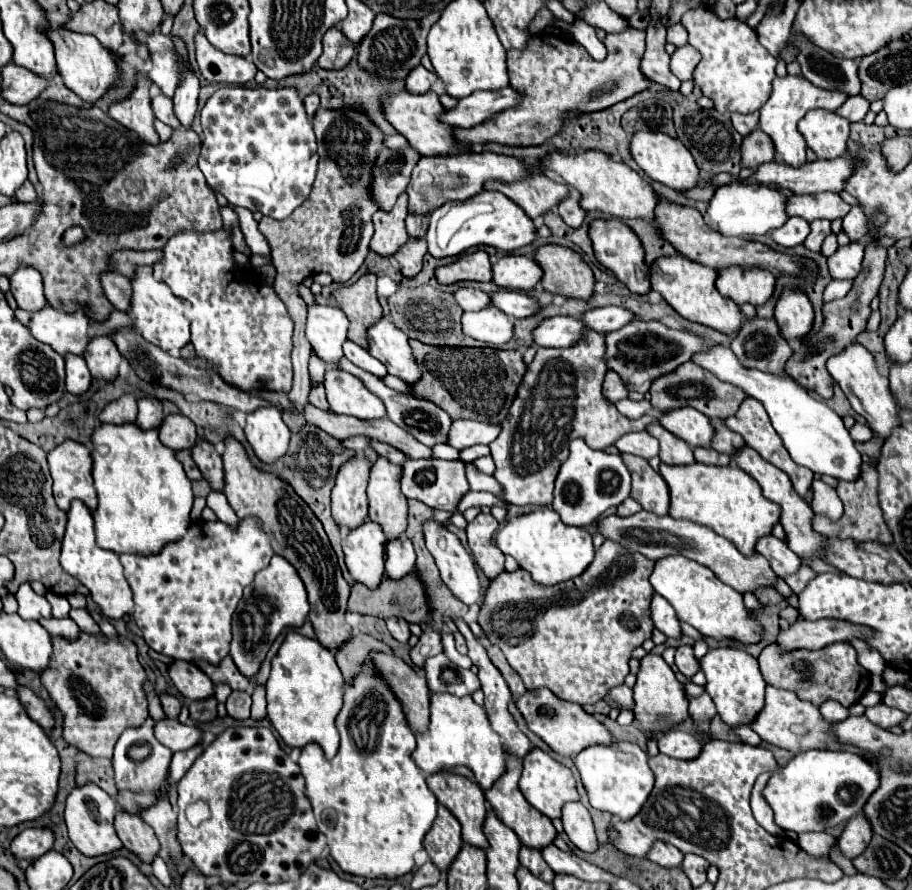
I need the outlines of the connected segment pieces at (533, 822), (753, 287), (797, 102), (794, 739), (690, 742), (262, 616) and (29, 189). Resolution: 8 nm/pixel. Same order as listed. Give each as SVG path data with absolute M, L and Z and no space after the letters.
M512 754L508 758L510 760L508 760L506 774L502 778L498 778L498 782L486 792L486 800L492 808L492 812L500 818L500 822L504 822L508 828L512 828L518 834L518 838L524 846L530 846L534 850L542 850L544 846L550 846L554 842L558 832L554 830L552 822L544 814L540 814L534 806L530 806L526 802L526 798L522 796L522 792L518 788L518 780L520 780L520 774L522 774L522 760L512 756Z
M726 268L718 272L716 288L722 296L734 300L738 306L752 304L762 306L768 298L772 298L776 286L776 278L768 270L754 268Z
M786 74L784 78L776 76L772 82L774 90L770 94L770 100L760 108L760 130L764 130L772 142L780 158L790 164L790 166L800 166L806 162L806 142L802 134L798 134L798 122L804 118L808 110L814 108L826 108L826 110L836 110L844 104L846 94L838 94L838 90L818 90L818 86L810 84L810 80L802 76L790 76Z
M766 686L766 706L764 706L764 710L758 712L758 718L754 718L754 722L750 726L764 742L792 750L794 754L812 750L812 748L828 748L828 750L856 752L856 754L872 760L872 756L868 756L866 752L862 752L854 746L840 746L834 738L830 738L832 736L830 724L826 724L826 720L822 718L822 714L818 712L818 708L814 704L800 700L794 692L786 692L786 690L774 688L774 686Z
M668 730L662 732L658 740L658 748L662 754L672 756L672 758L696 758L702 744L696 742L688 732L682 730Z
M272 556L272 562L260 570L250 586L244 588L242 602L238 604L234 616L232 616L232 644L230 644L230 656L238 670L244 676L254 676L258 668L262 666L262 660L272 646L272 642L278 638L278 634L286 626L302 626L308 616L308 598L306 588L302 586L302 580L298 578L298 572L286 558Z
M26 180L18 190L16 190L16 196L14 196L18 202L32 202L32 200L36 200L38 196L36 196L36 190L34 190L34 186Z

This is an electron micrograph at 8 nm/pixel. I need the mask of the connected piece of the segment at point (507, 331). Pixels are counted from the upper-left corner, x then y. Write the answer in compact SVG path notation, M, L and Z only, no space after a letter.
M486 306L486 310L464 312L462 330L474 340L500 346L512 338L512 318L494 306Z

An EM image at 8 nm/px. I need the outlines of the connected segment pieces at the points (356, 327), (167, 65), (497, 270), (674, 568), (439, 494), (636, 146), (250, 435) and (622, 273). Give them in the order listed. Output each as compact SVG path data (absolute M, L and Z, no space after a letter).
M368 272L352 286L344 286L332 292L338 308L350 320L348 338L364 348L366 346L366 330L382 316L382 306L376 298L376 274Z
M154 30L154 34L146 38L146 46L150 50L150 60L152 60L150 80L162 90L162 94L172 96L180 82L172 40L164 36L160 30Z
M506 254L502 256L494 268L494 282L500 288L508 288L508 290L522 290L522 292L530 292L536 288L536 284L542 280L542 268L538 266L536 260L526 258L526 256L518 256L518 254Z
M666 556L654 564L650 584L656 594L664 596L672 604L678 620L688 622L702 636L712 636L716 640L734 638L744 644L758 642L760 626L748 616L748 610L742 604L742 594L730 590L730 586L726 586L710 568L698 562L690 562L690 558Z
M440 458L406 460L402 468L404 468L402 492L406 494L406 498L416 498L430 508L456 512L462 496L470 492L470 484L466 480L466 464L462 460L440 460Z
M638 132L638 134L632 134L632 138L630 138L630 154L636 160L636 164L652 180L656 180L660 184L666 184L666 186L670 186L674 190L688 190L688 188L694 188L700 182L694 158L684 148L682 142L678 142L676 138L670 138L668 134L662 134L662 132Z
M262 406L246 418L246 438L256 456L264 462L274 462L288 450L290 428L282 420L282 410L276 406Z
M594 220L590 224L590 238L594 244L594 254L602 266L606 266L632 294L650 292L650 268L646 264L646 252L640 238L620 220Z

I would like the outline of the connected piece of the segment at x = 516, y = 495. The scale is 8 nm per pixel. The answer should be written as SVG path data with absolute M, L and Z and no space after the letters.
M586 330L570 348L538 348L534 360L528 364L526 374L518 386L518 394L510 406L510 412L506 420L502 422L500 436L490 444L490 452L496 464L496 480L504 486L502 500L518 506L550 506L554 498L554 478L558 476L558 470L562 462L568 458L568 444L576 438L584 438L586 444L594 450L604 450L610 444L614 444L618 438L630 432L646 430L648 424L658 422L654 416L642 416L640 420L630 420L622 416L610 400L602 394L602 382L604 374L608 370L606 366L606 340L604 334Z

